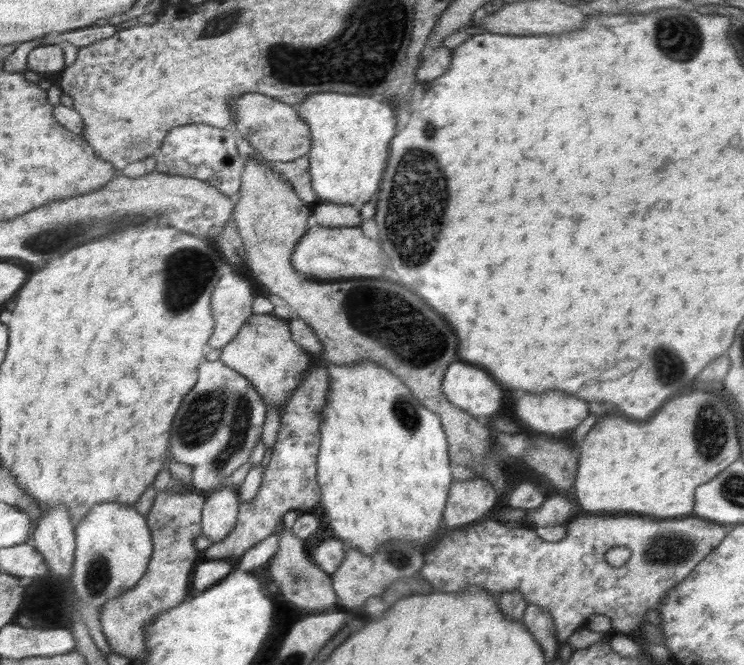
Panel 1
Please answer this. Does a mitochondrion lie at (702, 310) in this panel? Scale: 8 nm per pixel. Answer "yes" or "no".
no

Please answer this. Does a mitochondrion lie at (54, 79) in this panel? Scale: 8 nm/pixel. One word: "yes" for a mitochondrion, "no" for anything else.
no

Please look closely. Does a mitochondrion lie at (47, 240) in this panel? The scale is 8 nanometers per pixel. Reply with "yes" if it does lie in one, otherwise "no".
yes

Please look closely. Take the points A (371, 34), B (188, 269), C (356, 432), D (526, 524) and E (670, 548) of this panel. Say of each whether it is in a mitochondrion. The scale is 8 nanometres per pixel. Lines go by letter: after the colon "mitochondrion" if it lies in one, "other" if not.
A: mitochondrion
B: mitochondrion
C: other
D: other
E: mitochondrion

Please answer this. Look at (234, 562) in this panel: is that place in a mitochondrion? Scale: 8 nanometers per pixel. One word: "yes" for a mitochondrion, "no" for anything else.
no

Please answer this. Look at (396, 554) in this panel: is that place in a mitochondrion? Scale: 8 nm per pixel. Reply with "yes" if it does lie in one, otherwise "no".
yes

